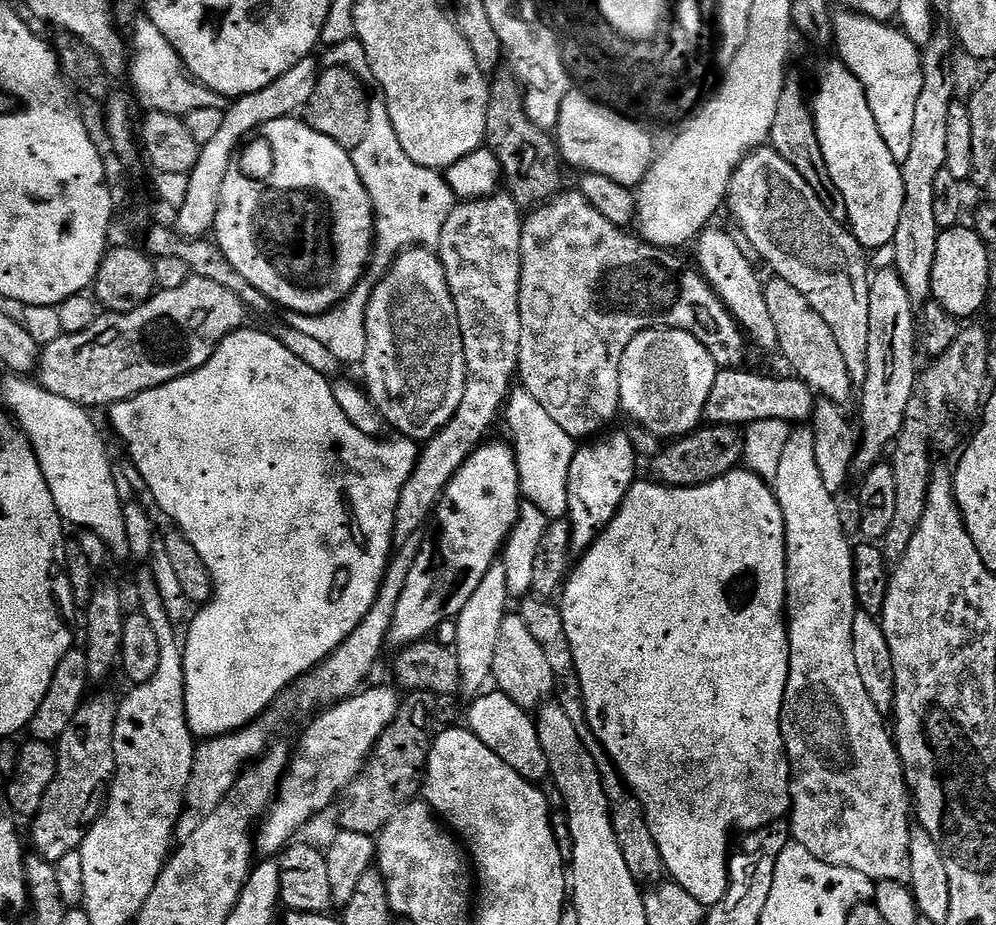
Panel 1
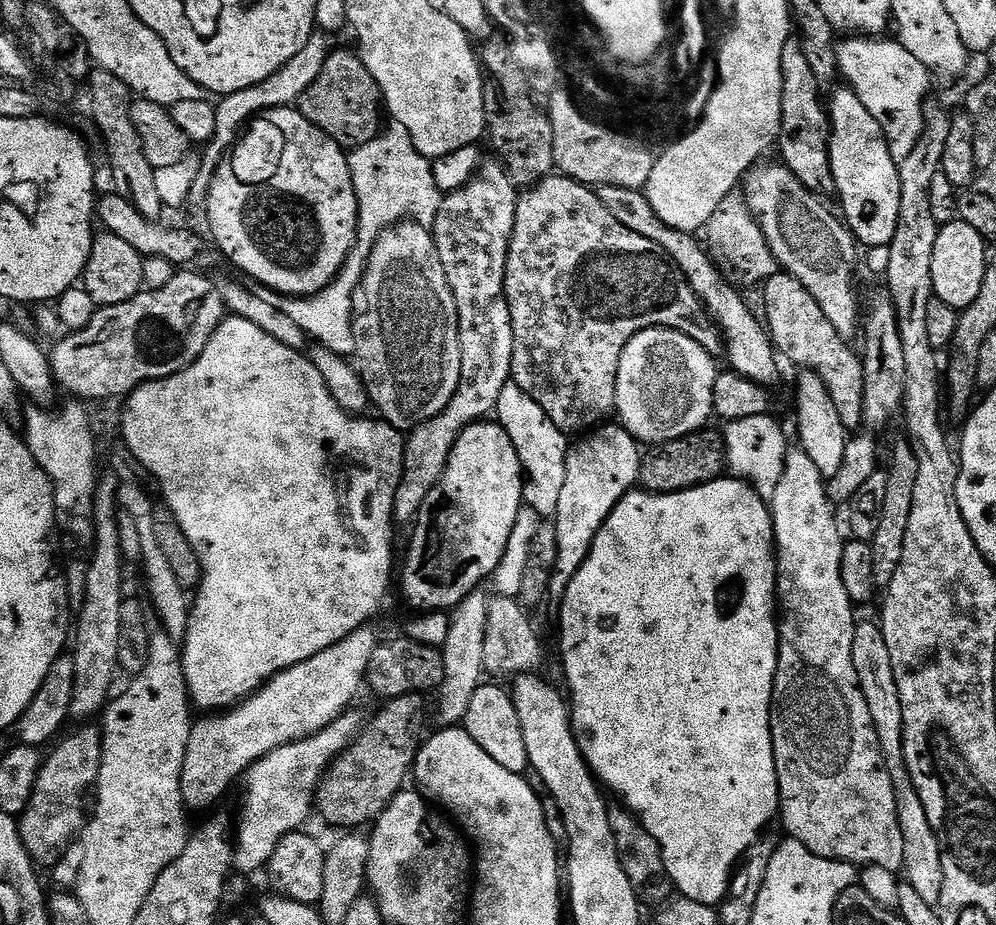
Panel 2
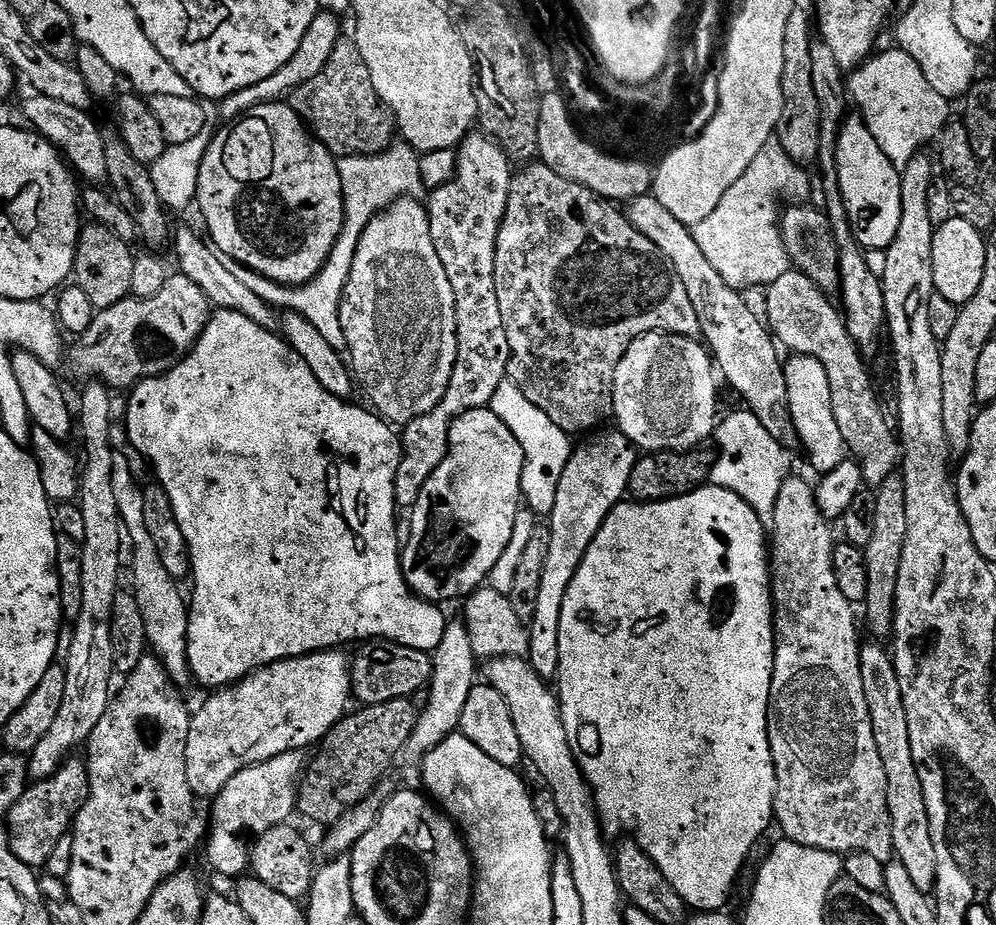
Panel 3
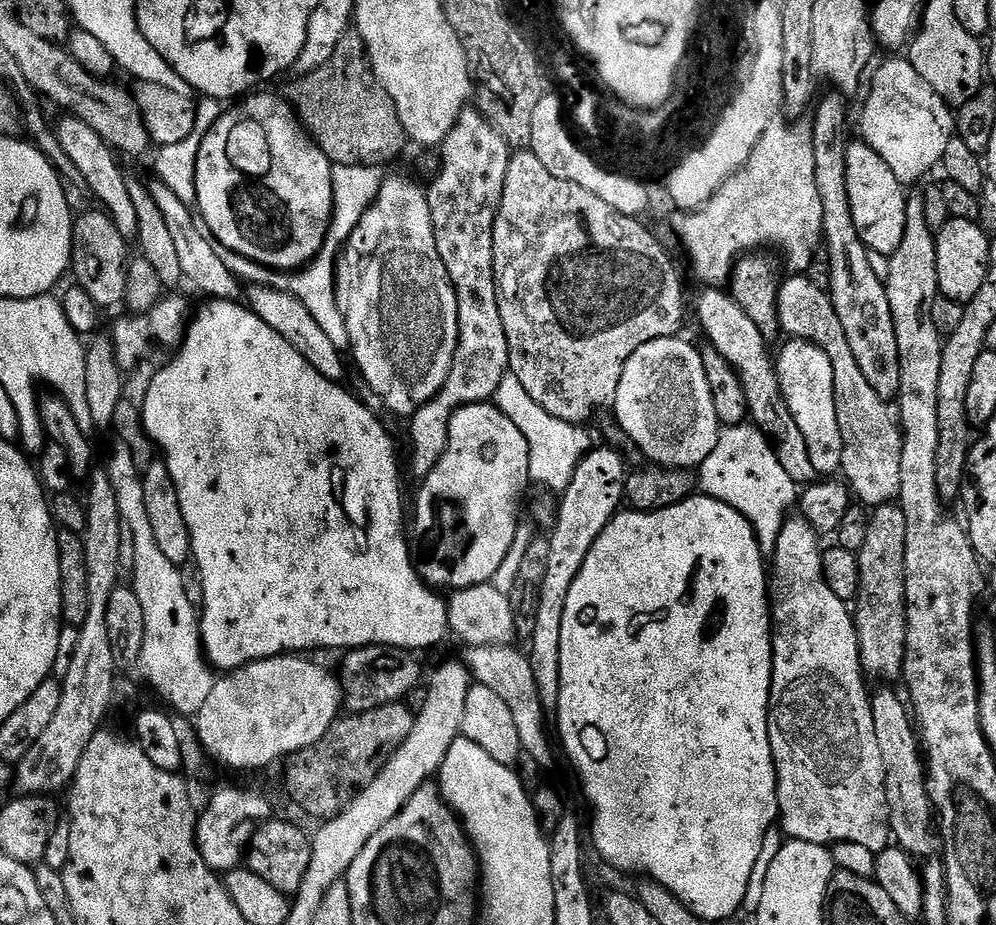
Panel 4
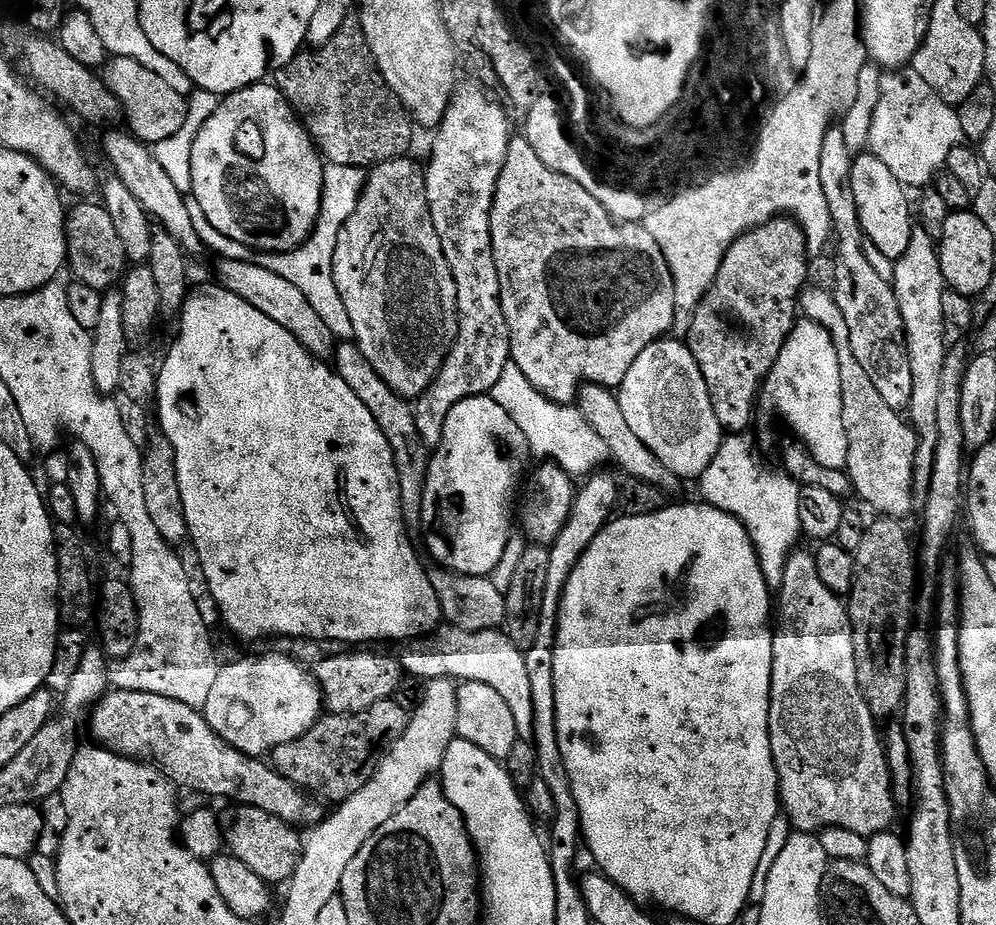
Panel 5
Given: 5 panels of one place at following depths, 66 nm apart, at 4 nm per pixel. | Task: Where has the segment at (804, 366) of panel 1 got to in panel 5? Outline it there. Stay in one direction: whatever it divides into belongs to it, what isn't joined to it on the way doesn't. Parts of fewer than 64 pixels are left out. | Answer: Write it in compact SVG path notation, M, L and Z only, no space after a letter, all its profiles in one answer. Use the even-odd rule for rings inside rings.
M813 286L805 287L804 291L800 293L798 301L799 311L802 313L803 319L813 320L818 326L822 326L832 336L832 341L838 352L838 366L842 370L842 426L846 426L846 438L848 439L848 467L846 469L849 480L852 481L852 487L855 495L860 495L870 507L876 511L881 517L889 520L903 521L904 516L908 516L912 512L912 499L914 493L912 491L912 471L914 470L914 458L916 457L916 431L913 430L911 423L901 413L895 412L890 406L886 406L886 401L878 395L877 388L870 383L870 377L866 375L866 370L862 370L862 366L858 366L858 358L854 358L854 350L850 350L850 329L846 327L846 318L842 318L842 310L838 310L838 302L835 295L831 291L828 292L824 288L812 288Z

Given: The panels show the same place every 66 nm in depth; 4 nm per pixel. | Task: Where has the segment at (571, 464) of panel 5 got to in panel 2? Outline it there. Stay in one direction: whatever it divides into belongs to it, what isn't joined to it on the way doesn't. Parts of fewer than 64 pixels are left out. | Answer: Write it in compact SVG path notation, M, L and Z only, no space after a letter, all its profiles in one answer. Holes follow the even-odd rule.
M509 382L498 394L495 419L506 430L514 450L518 450L524 468L524 504L536 511L541 518L555 517L558 498L562 495L562 482L566 482L566 458L570 447L569 437L515 382Z

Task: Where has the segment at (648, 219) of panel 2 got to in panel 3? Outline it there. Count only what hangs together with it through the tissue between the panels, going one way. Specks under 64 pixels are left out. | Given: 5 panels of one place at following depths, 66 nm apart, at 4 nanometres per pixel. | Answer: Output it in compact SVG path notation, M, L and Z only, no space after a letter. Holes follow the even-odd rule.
M654 194L639 196L627 201L626 215L658 250L670 262L674 274L682 278L682 286L686 286L686 295L690 298L690 306L694 306L694 314L698 314L700 336L706 341L706 347L718 369L719 375L745 400L747 411L753 412L778 438L778 442L789 450L801 447L800 436L790 414L790 402L786 390L785 361L780 360L781 349L774 339L767 323L756 317L756 312L743 300L741 293L722 282L722 274L710 266L706 254L698 247L692 236L692 228L678 222L662 202Z

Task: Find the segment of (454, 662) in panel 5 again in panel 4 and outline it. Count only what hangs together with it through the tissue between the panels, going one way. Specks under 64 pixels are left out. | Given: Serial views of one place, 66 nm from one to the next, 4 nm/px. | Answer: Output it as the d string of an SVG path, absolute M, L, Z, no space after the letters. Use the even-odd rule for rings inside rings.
M495 644L494 646L478 646L468 648L462 656L463 663L468 665L473 681L482 686L490 686L514 717L514 726L518 726L518 742L523 755L534 758L542 766L548 766L552 760L552 740L548 737L548 728L542 698L538 686L534 683L534 670L530 670L530 662L523 651L516 646Z

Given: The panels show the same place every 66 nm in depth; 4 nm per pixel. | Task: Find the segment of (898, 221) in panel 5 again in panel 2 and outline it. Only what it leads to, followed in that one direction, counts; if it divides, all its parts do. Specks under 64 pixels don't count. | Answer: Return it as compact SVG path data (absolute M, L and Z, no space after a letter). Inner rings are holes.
M847 86L835 89L836 93L826 104L830 121L828 157L836 183L836 196L844 207L846 227L865 249L886 248L891 245L898 230L902 190L898 162L890 154L884 131L874 122L874 114L858 102Z

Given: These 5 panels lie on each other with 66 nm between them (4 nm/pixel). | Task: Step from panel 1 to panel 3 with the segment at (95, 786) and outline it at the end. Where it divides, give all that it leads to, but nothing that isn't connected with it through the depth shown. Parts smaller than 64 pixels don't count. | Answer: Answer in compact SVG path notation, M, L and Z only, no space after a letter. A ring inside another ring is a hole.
M69 758L50 778L29 783L14 810L7 814L10 850L18 862L30 869L40 870L47 865L50 854L54 854L54 846L71 833L77 814L88 801L88 766L83 759L76 759Z

